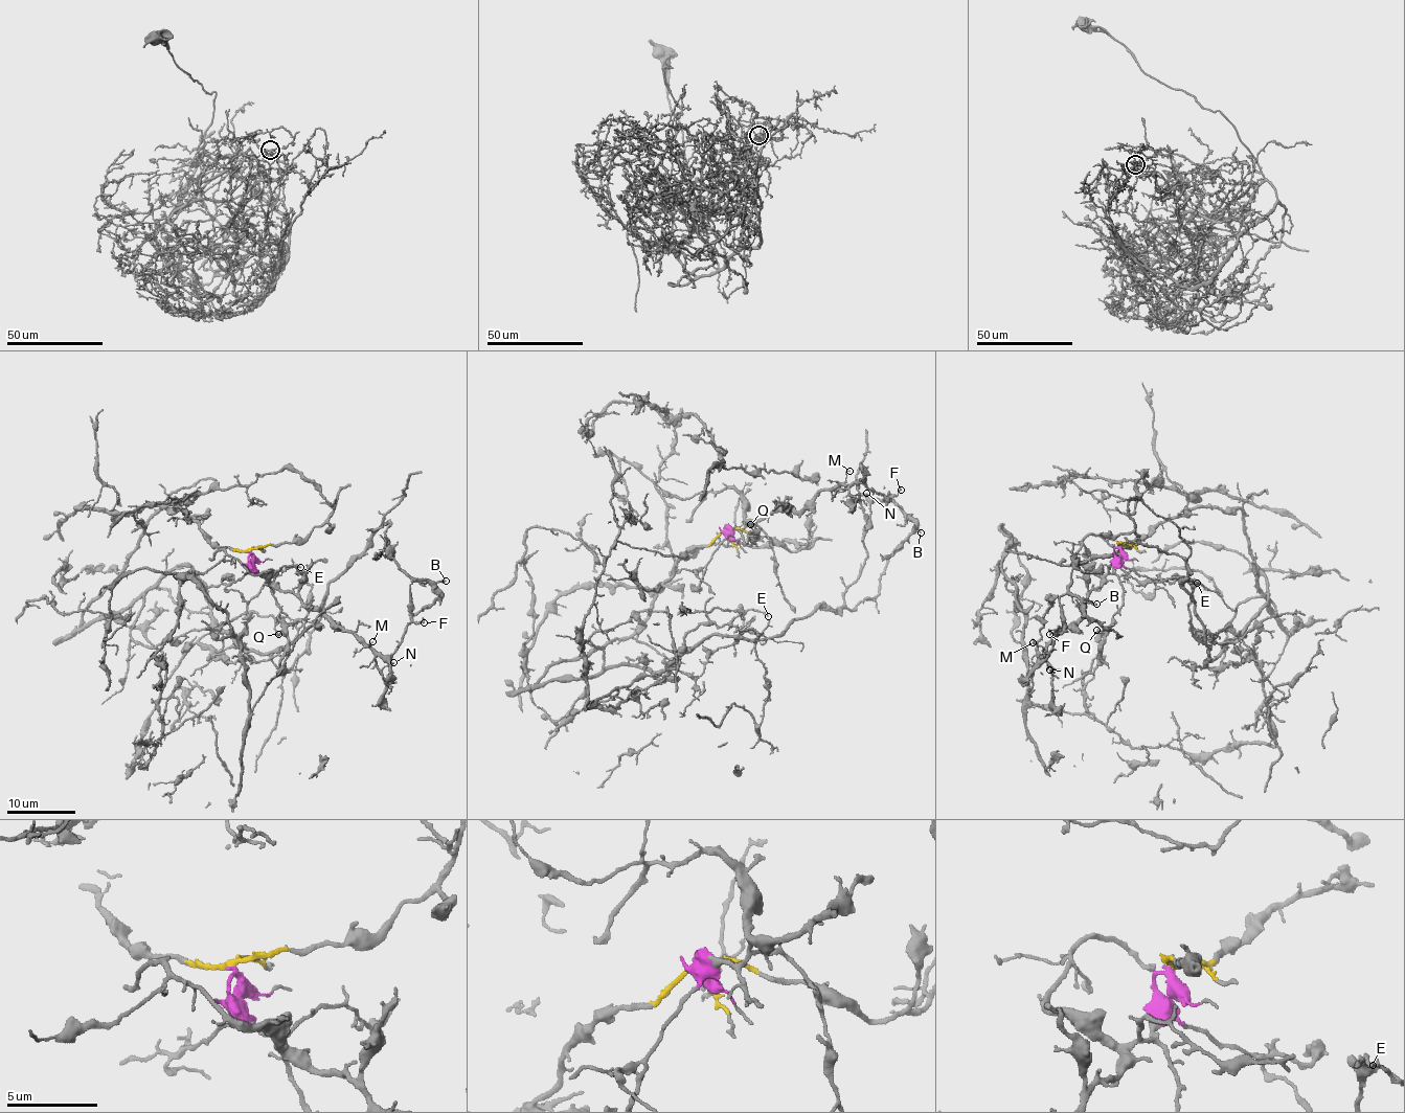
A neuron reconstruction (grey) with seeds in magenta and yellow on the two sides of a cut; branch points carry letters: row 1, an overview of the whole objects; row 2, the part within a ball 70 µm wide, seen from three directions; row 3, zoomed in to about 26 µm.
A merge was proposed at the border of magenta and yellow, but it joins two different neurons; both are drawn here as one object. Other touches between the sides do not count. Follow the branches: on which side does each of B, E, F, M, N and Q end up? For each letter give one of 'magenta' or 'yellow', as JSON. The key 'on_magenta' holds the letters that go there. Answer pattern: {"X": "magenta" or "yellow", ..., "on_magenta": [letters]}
{"B": "magenta", "E": "yellow", "F": "magenta", "M": "magenta", "N": "magenta", "Q": "magenta", "on_magenta": ["B", "F", "M", "N", "Q"]}

